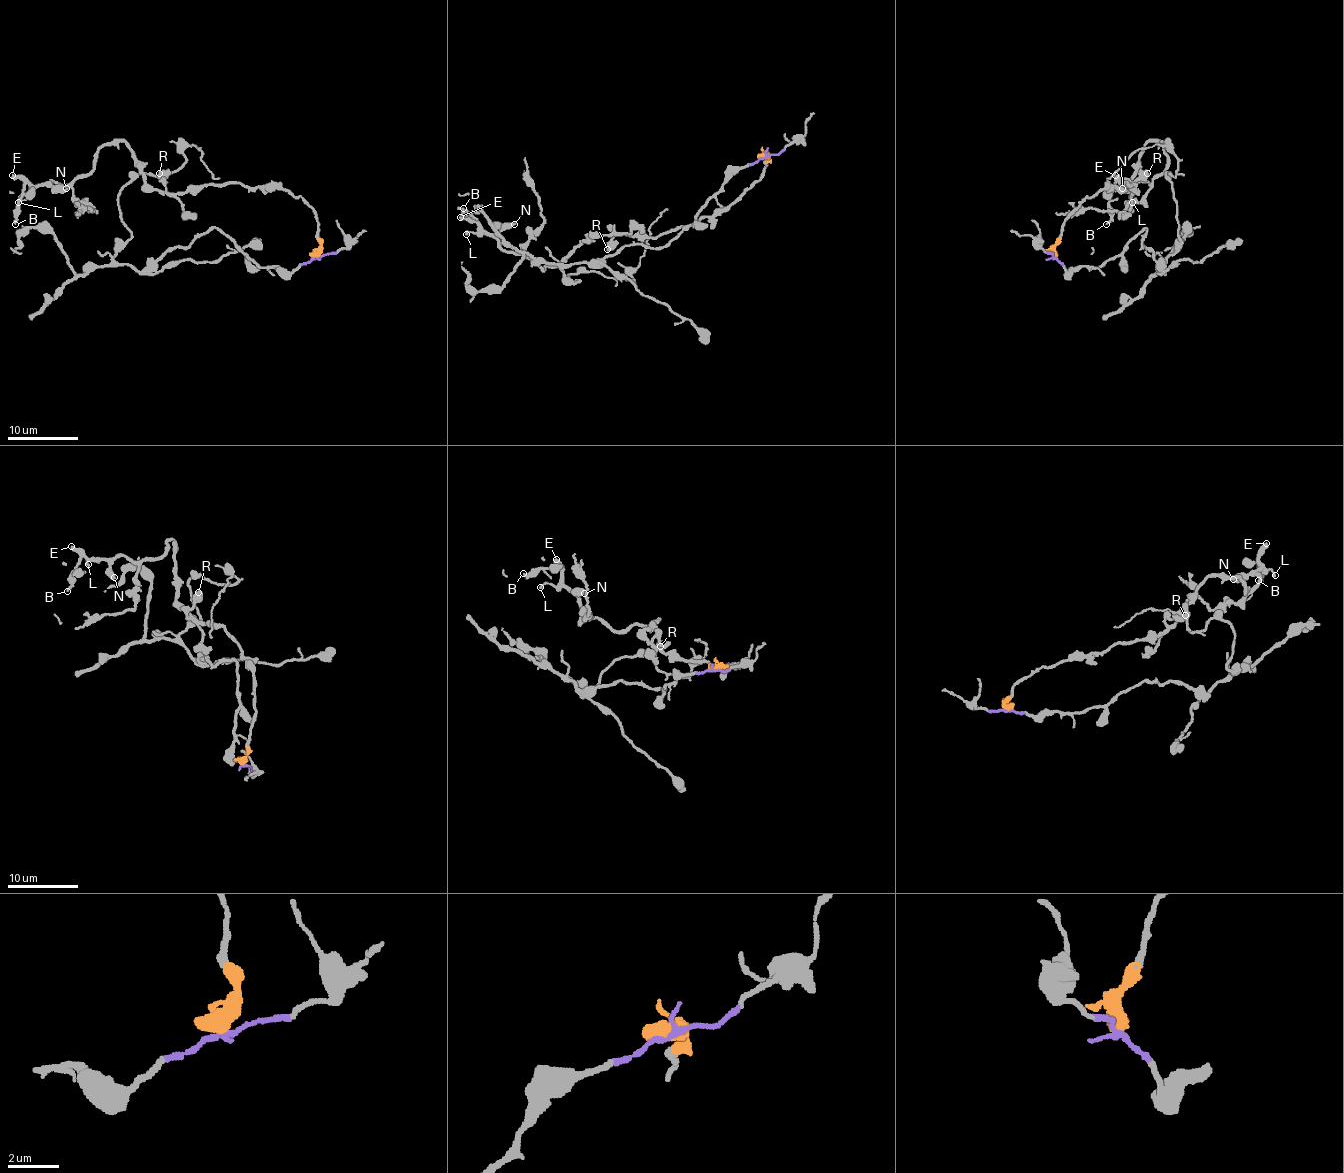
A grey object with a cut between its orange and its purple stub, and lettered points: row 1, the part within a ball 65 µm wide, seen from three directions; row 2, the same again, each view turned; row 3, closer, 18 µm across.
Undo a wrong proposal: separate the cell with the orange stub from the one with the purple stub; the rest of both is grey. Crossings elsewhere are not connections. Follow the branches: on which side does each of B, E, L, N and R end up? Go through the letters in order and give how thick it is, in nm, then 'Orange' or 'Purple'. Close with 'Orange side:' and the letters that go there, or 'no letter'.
B: Thickness 110 nm. Orange
E: Thickness 420 nm. Orange
L: Thickness 150 nm. Orange
N: Thickness 440 nm. Orange
R: Thickness 700 nm. Orange
Orange side: B, E, L, N, R

